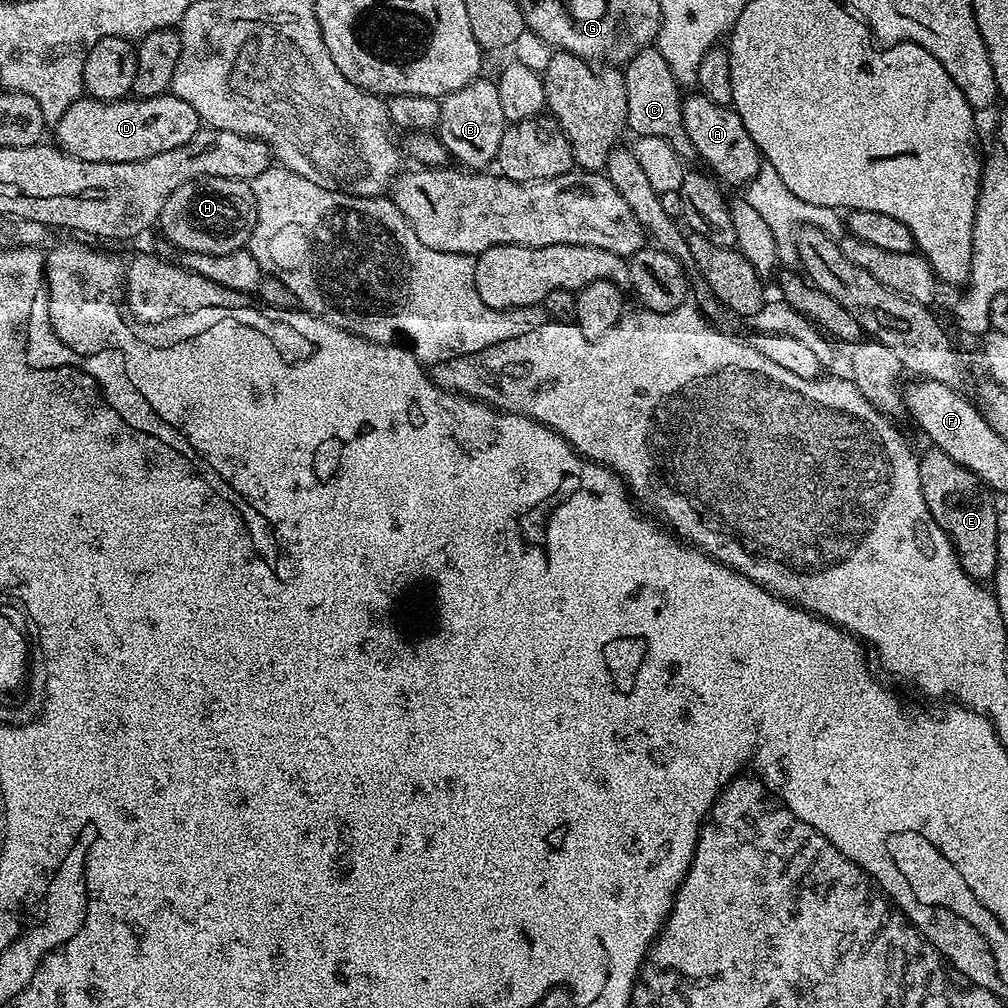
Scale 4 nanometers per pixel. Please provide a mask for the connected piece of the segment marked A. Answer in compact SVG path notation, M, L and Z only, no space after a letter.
M685 95L682 100L682 126L694 146L696 156L708 163L707 171L721 185L741 184L747 186L756 179L762 163L754 138L750 138L742 118L738 118L735 108L718 106L705 96Z

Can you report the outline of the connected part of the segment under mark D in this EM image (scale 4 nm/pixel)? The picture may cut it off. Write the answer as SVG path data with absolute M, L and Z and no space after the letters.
M165 94L162 96L141 96L122 100L93 100L81 98L64 111L62 118L54 126L55 143L67 156L82 158L86 162L138 162L142 158L150 158L154 154L162 154L162 150L174 150L174 146L182 146L194 138L202 125L194 109L182 102L182 98Z

